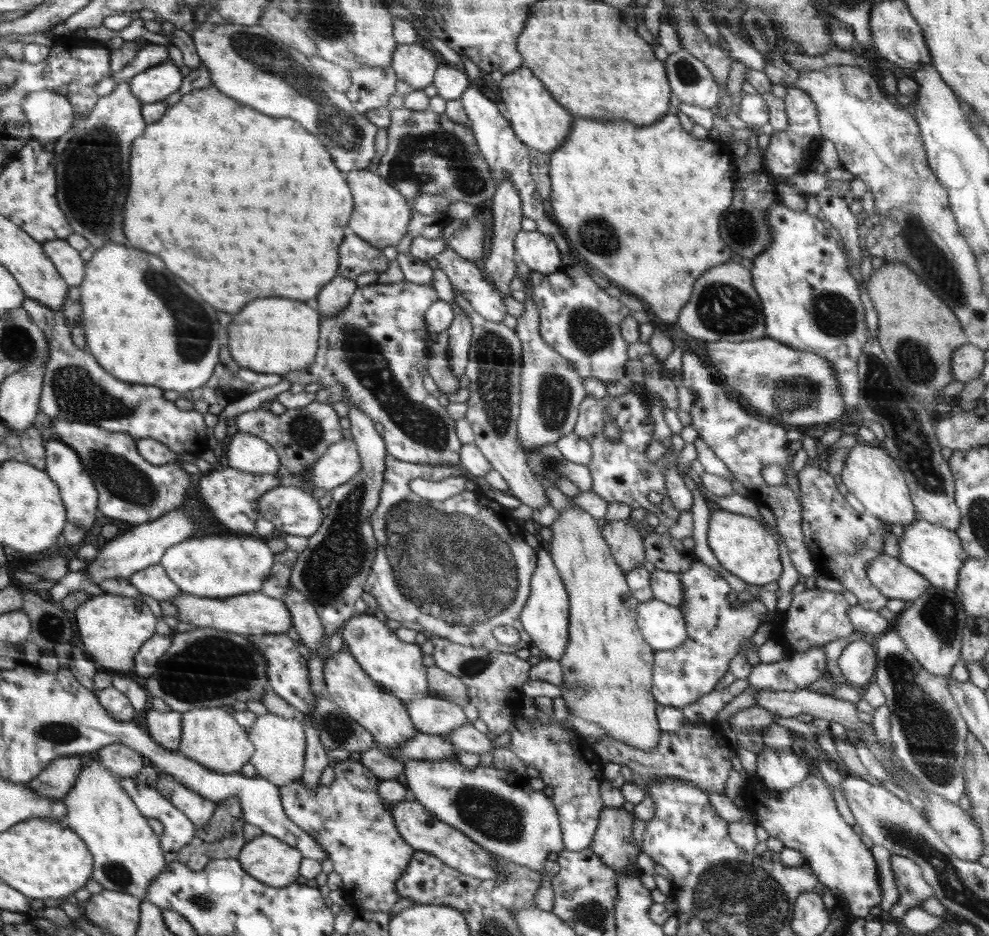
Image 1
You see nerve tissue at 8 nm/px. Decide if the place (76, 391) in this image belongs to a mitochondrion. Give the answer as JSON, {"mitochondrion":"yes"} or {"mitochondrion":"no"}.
{"mitochondrion":"yes"}

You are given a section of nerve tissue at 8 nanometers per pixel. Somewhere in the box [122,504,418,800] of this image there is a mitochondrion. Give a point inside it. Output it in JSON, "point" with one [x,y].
{"point":[214,667]}

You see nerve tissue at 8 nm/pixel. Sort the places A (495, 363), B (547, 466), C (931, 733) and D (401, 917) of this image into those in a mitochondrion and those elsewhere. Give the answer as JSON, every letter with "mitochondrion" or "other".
{"A":"mitochondrion","B":"mitochondrion","C":"mitochondrion","D":"other"}

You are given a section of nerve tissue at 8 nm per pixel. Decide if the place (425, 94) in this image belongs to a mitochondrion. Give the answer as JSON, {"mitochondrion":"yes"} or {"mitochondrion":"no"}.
{"mitochondrion":"no"}

